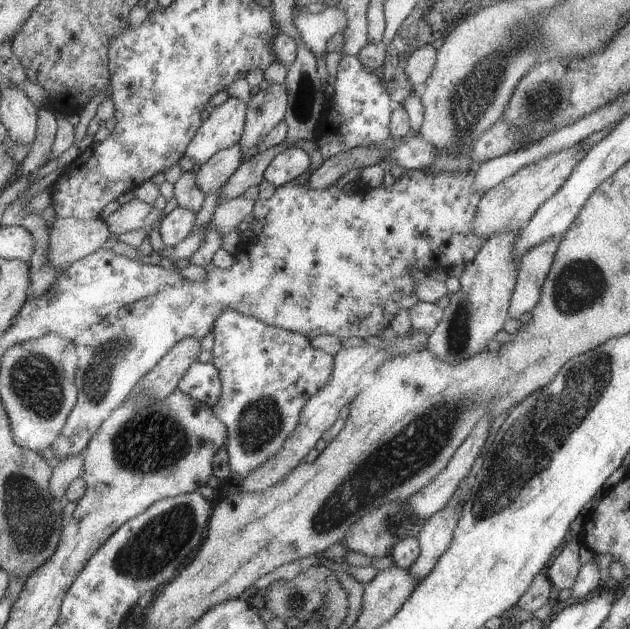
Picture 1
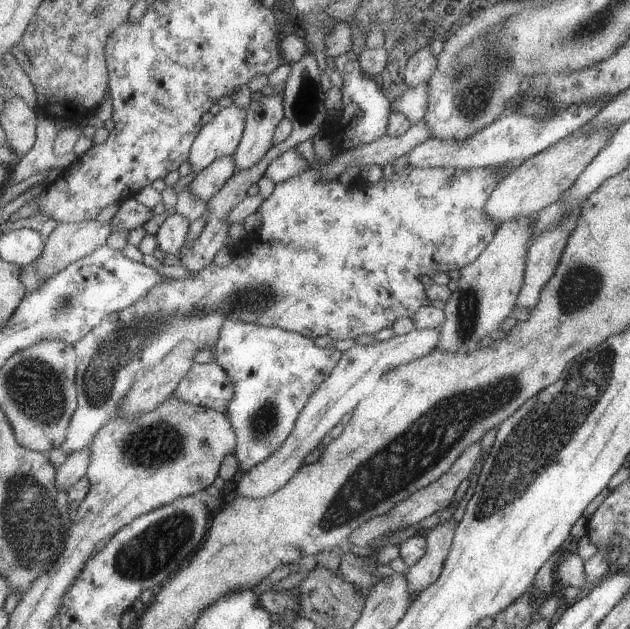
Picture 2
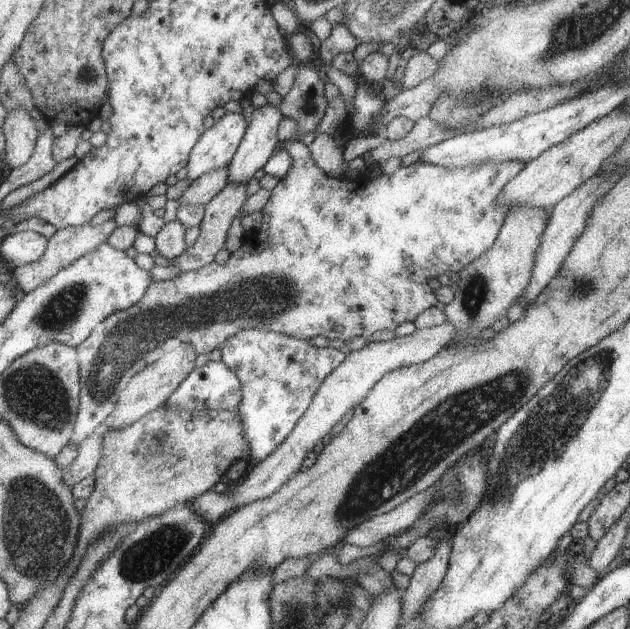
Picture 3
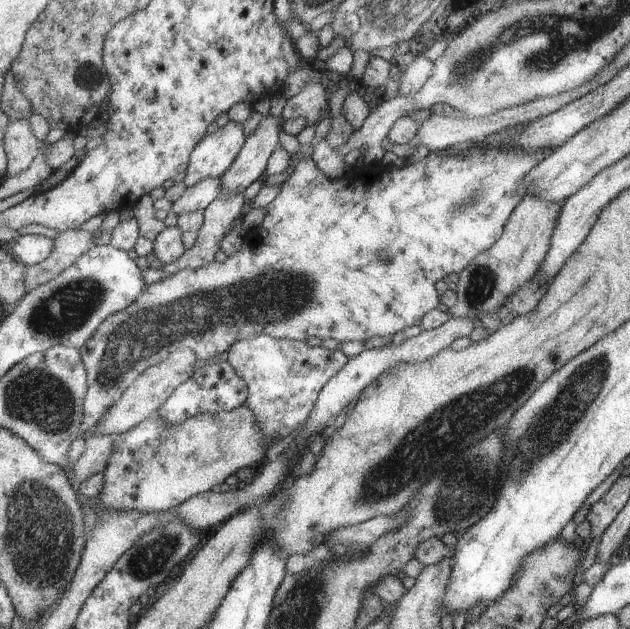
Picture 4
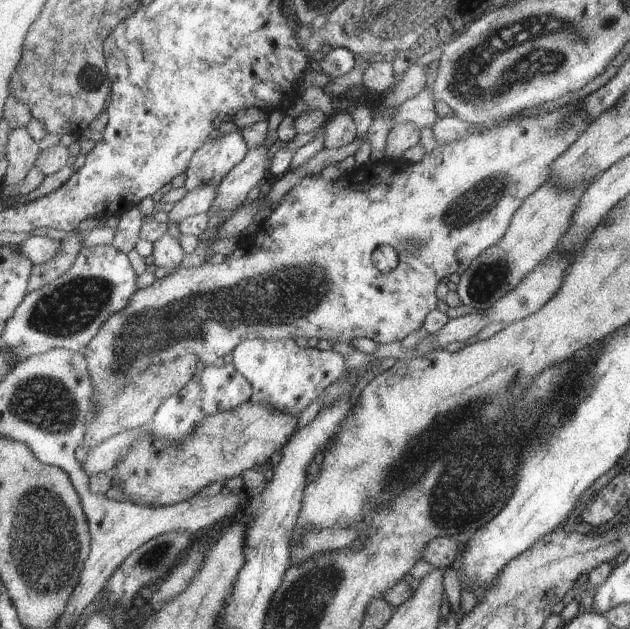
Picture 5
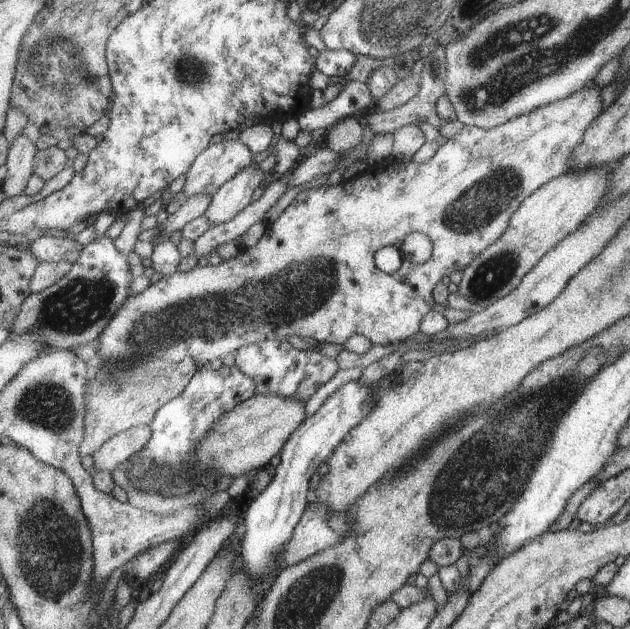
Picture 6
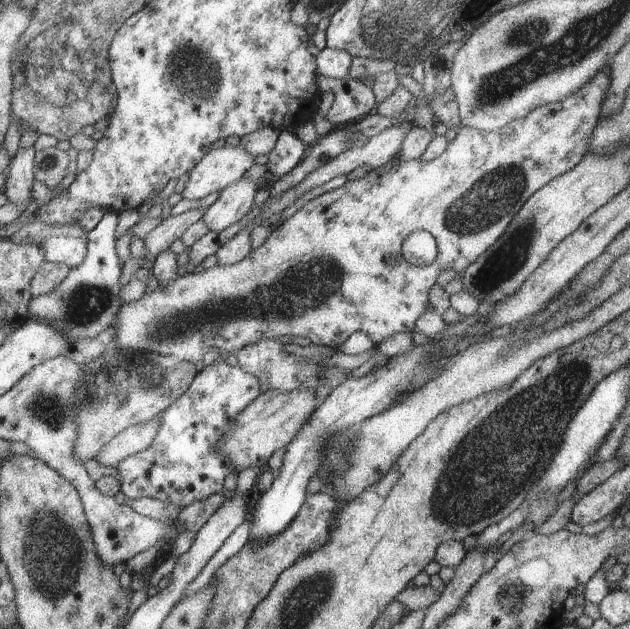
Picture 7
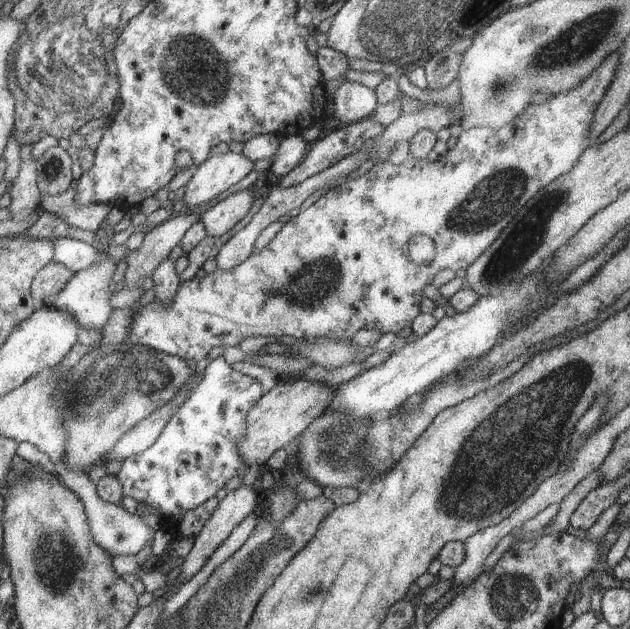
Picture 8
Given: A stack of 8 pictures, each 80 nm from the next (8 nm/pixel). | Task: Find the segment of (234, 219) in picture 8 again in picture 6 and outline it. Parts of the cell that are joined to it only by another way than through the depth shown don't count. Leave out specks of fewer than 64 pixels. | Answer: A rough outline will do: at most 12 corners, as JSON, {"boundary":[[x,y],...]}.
{"boundary":[[253,161],[213,193],[205,213],[212,225],[232,220],[263,186]]}

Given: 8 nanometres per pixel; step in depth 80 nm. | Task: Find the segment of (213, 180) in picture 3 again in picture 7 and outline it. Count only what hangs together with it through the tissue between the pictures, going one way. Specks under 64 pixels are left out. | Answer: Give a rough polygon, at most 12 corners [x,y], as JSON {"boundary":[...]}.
{"boundary":[[204,208],[162,220],[149,235],[145,258],[153,262],[194,222]]}

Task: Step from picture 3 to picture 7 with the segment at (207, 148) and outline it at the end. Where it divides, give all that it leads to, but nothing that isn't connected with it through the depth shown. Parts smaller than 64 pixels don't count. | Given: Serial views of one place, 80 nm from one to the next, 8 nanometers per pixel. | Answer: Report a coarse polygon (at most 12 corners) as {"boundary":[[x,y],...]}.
{"boundary":[[225,144],[189,172],[182,197],[200,200],[234,184],[255,157]]}

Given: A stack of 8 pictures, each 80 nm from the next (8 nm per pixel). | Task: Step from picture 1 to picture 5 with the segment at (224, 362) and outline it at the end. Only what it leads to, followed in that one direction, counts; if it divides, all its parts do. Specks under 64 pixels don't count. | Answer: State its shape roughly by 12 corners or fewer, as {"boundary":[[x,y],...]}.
{"boundary":[[294,339],[246,340],[251,402],[298,418],[347,369]]}

